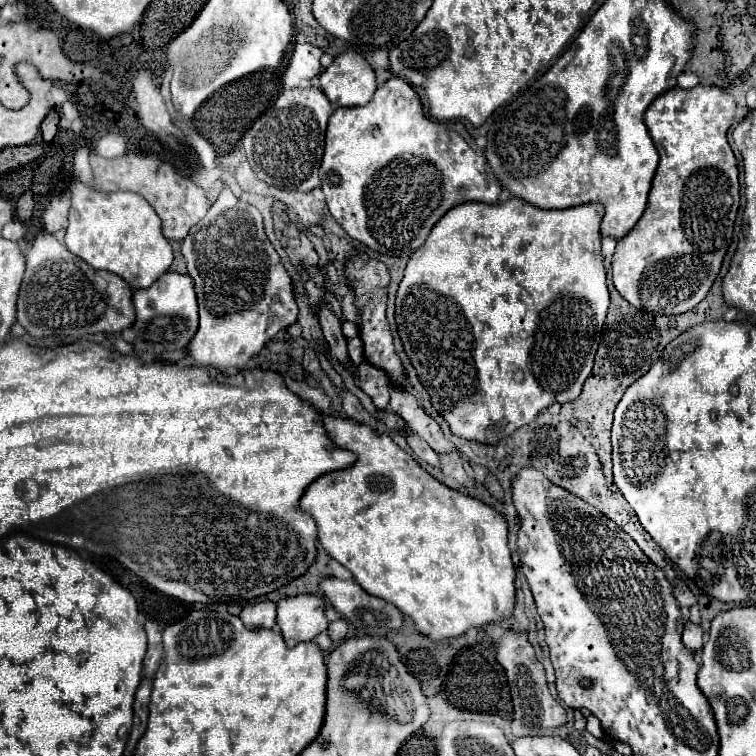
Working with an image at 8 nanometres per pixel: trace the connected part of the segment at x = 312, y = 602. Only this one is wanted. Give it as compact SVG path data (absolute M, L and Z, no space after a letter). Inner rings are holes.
M315 595L287 597L277 603L277 625L287 647L295 647L301 641L313 641L315 635L327 629L323 607L325 603Z

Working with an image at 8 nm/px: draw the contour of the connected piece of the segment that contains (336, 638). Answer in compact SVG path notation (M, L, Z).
M337 619L337 621L331 621L329 623L329 629L327 629L329 637L333 643L341 643L347 635L347 623L343 619Z

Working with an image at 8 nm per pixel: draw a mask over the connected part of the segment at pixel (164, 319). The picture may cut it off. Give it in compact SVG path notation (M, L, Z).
M167 271L151 287L133 293L135 323L131 331L135 333L133 349L141 355L159 355L163 351L185 349L197 331L197 297L193 291L193 281L189 275L179 275Z

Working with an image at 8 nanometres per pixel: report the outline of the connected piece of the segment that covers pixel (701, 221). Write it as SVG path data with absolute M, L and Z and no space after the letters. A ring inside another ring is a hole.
M711 85L671 89L659 95L645 113L645 125L659 151L659 167L653 177L649 203L643 217L617 243L613 255L613 285L621 297L639 311L651 311L655 315L679 315L693 309L709 293L721 269L739 209L739 171L727 141L731 117L735 117L735 99L723 89Z

